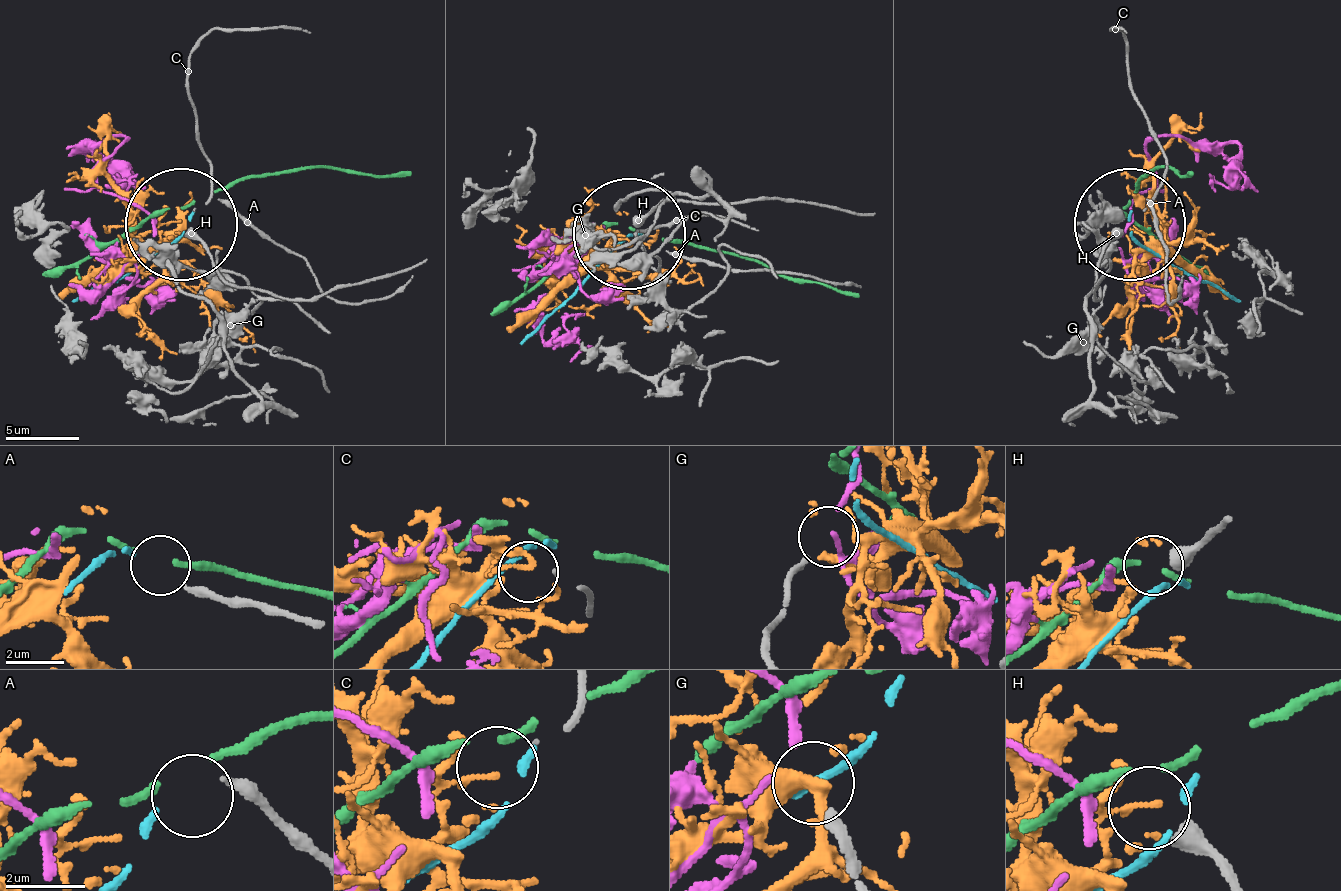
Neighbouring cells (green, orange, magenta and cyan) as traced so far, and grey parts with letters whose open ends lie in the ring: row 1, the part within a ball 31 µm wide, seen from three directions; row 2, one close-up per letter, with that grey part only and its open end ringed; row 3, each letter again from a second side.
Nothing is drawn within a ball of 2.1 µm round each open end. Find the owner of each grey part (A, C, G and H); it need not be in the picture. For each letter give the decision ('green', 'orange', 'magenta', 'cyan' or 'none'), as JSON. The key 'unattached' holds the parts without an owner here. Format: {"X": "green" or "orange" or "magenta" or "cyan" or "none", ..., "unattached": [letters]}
{"A": "cyan", "C": "none", "G": "magenta", "H": "none", "unattached": ["C", "H"]}

